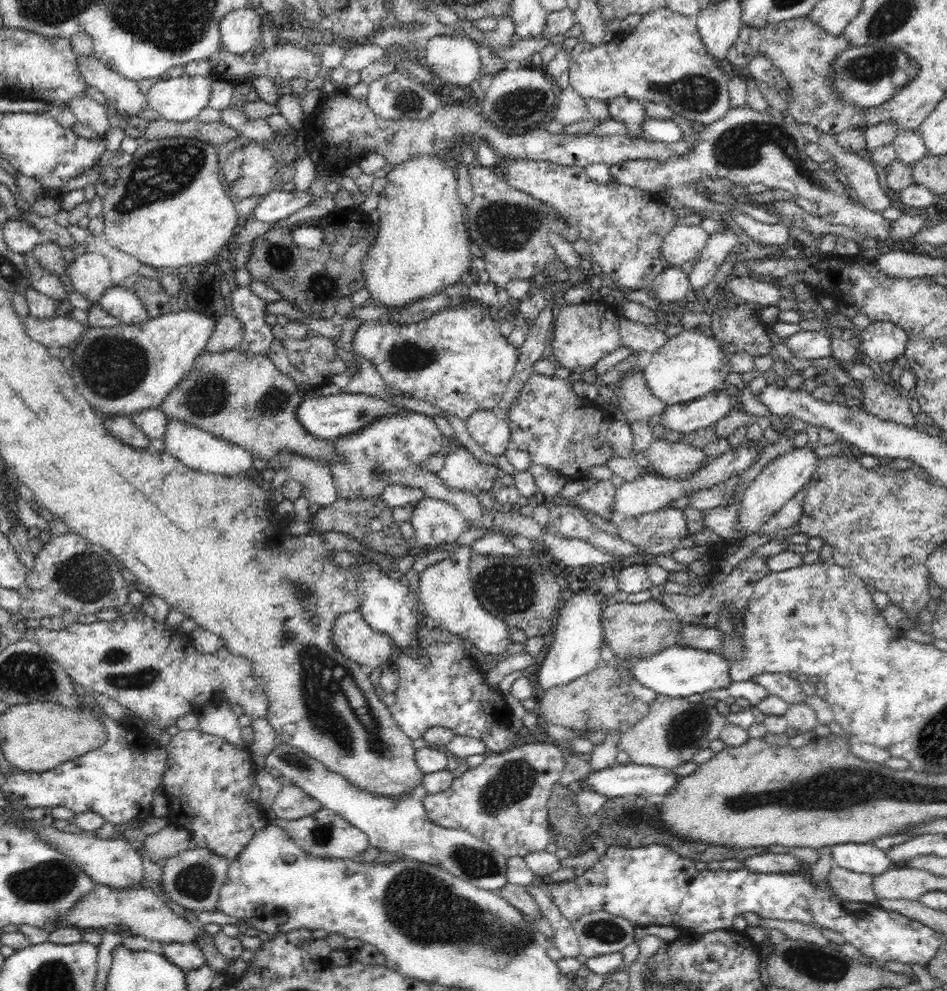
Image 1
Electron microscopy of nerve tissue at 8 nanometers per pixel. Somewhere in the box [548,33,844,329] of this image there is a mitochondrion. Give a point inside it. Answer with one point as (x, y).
(743, 145)

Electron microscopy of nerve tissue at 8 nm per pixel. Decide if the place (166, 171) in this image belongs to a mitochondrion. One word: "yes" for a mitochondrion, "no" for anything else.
yes

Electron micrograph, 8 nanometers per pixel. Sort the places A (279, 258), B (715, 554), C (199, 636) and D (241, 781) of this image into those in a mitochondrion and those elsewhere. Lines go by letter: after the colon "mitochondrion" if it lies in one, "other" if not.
A: mitochondrion
B: other
C: other
D: other

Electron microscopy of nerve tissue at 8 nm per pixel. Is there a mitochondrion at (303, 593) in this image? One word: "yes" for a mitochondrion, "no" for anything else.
yes

